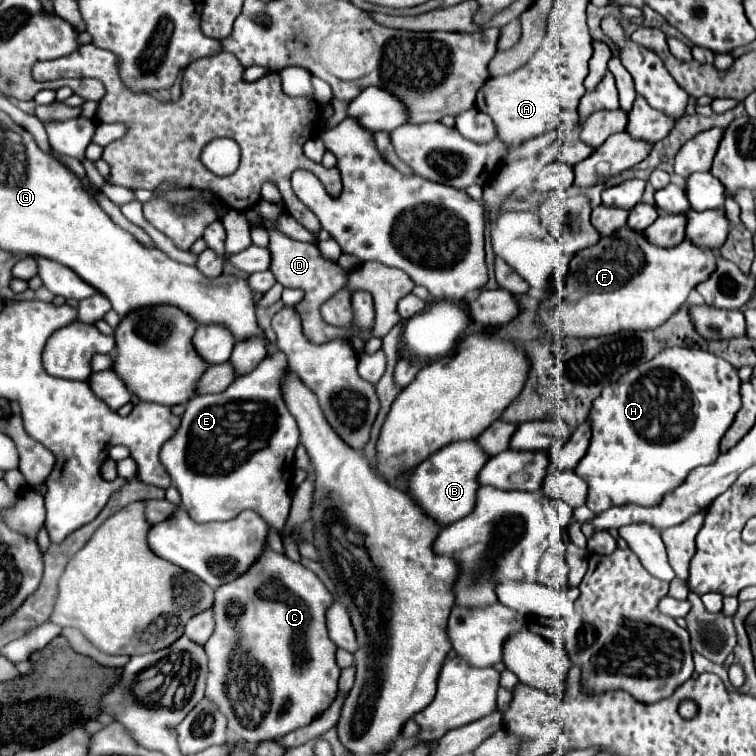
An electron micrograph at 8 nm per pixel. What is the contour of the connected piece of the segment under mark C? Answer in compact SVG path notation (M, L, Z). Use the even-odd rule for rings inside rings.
M267 548L263 552L263 556L257 560L257 564L253 564L249 568L249 572L239 576L235 582L229 582L229 584L219 586L215 590L215 604L213 604L213 608L215 608L215 632L205 644L205 652L209 656L209 678L207 678L205 694L219 706L219 710L223 714L227 714L229 732L233 738L241 738L241 740L247 740L251 744L259 744L263 740L279 740L297 728L309 726L317 716L321 716L331 706L331 702L335 700L337 690L339 690L337 682L339 682L341 670L339 670L337 660L335 660L337 646L329 640L327 624L325 624L325 612L329 610L329 604L333 604L333 594L325 588L325 584L311 570L307 570L305 566L301 566L297 562L291 562L287 556L277 554L271 548Z

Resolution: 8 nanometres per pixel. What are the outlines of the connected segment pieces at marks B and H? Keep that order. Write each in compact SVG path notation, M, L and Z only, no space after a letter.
M461 440L455 444L447 444L415 468L409 482L409 494L431 518L435 518L441 526L447 526L473 510L479 488L477 476L487 460L489 456L481 452L477 440Z
M673 346L673 348L665 348L661 350L653 360L645 362L645 364L639 364L637 368L631 368L625 376L621 376L621 380L617 380L615 384L611 384L609 388L603 390L603 394L593 402L593 408L591 408L591 426L593 426L593 436L591 436L591 446L585 454L585 458L579 462L577 466L577 476L581 476L587 486L589 486L589 496L587 496L587 508L595 514L599 512L605 512L613 506L621 506L621 504L657 504L657 500L661 500L667 492L675 490L683 480L685 476L697 468L697 466L707 466L707 464L713 464L719 456L719 442L723 438L723 434L727 432L727 428L731 426L731 422L735 420L735 414L739 412L741 408L741 396L739 396L739 376L737 376L737 370L725 362L723 358L715 356L715 354L709 354L705 350L695 350L695 348L679 348L679 346Z

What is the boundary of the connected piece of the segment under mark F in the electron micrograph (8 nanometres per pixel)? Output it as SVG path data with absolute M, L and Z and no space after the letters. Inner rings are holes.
M619 228L611 236L601 236L601 240L579 252L569 264L565 300L555 302L555 296L543 300L539 308L539 322L543 330L555 330L561 336L573 338L595 338L615 334L619 330L651 330L661 326L669 316L673 316L687 300L689 292L713 274L717 268L717 250L701 248L685 238L673 248L661 248L651 244L643 232L633 232L633 228Z

